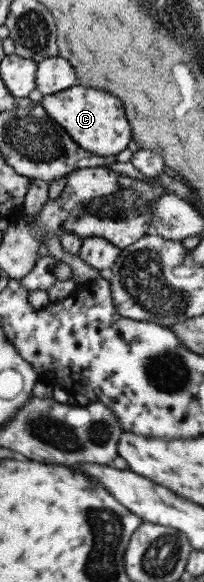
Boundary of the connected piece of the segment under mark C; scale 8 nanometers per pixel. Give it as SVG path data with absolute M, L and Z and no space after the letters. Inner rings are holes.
M77 84L55 94L43 96L39 104L81 149L93 155L99 155L99 157L117 155L131 141L131 133L129 133L127 119L123 115L123 107L119 99L109 93L87 89Z

